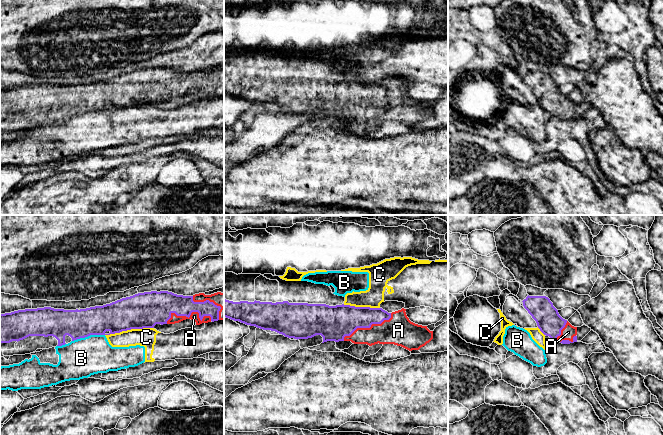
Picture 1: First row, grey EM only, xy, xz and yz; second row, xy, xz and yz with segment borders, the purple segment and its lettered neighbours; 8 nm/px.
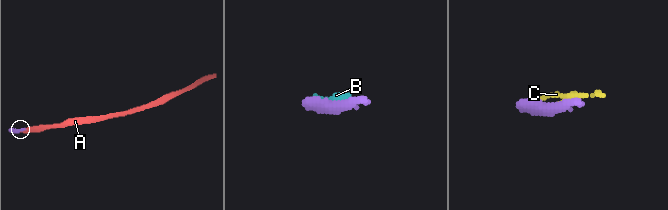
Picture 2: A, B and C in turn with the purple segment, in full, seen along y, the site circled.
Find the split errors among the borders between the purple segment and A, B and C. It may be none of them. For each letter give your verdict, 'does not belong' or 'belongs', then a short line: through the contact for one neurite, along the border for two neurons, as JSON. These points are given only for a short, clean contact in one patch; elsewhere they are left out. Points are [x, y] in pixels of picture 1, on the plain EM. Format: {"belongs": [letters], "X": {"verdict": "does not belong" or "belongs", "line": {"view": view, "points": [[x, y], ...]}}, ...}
{"belongs": ["A"], "A": {"verdict": "belongs"}, "B": {"verdict": "does not belong", "line": {"view": "xy", "points": [[104, 110], [90, 110], [72, 117]]}}, "C": {"verdict": "does not belong"}}

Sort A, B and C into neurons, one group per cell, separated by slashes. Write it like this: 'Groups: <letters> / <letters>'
Groups: A / B C

